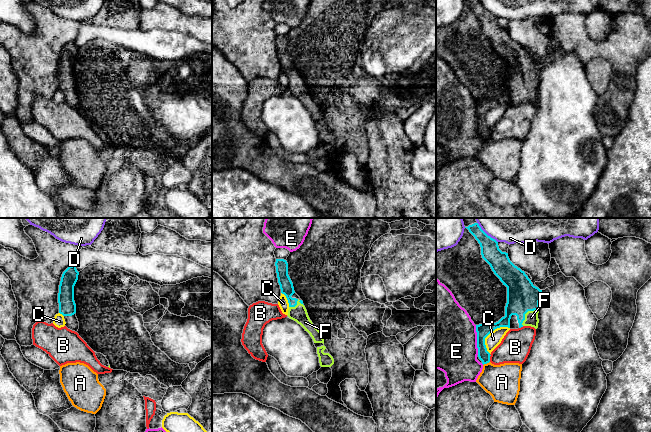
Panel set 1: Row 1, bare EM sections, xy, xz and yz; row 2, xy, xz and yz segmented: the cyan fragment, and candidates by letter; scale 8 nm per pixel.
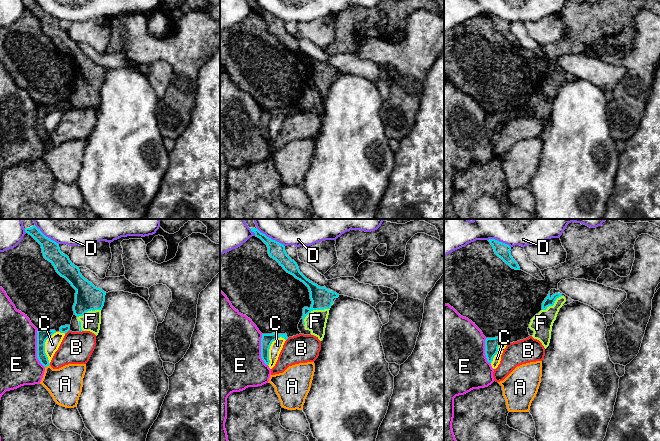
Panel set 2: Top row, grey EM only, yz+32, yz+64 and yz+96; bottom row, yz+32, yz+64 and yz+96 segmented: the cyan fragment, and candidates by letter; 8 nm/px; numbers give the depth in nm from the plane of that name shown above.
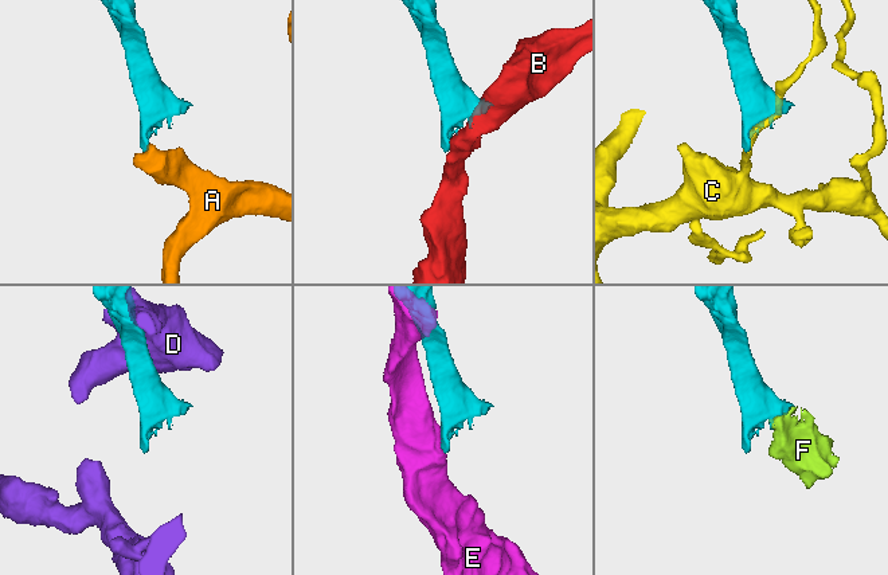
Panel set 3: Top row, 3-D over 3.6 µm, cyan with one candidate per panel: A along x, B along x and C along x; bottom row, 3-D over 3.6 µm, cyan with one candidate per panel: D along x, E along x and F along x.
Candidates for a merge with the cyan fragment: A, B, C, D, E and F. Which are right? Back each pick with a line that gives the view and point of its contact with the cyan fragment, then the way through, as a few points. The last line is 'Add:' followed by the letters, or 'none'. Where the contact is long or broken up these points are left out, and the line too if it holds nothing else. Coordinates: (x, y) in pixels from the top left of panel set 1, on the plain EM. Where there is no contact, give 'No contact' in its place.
F: Touches cyan at yz (525, 89). Path across: yz (522, 72), (525, 89), (531, 93)
Add: F

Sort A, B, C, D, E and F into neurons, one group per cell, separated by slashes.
A / B / C / D / E / F

